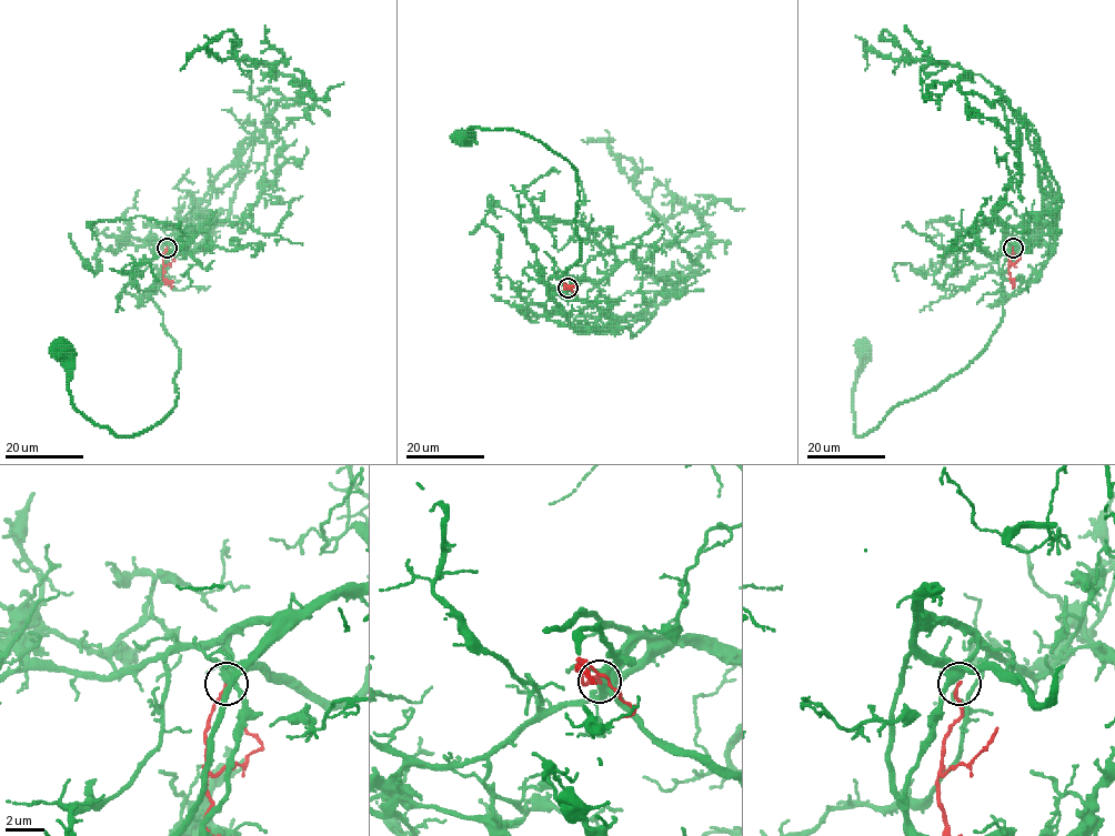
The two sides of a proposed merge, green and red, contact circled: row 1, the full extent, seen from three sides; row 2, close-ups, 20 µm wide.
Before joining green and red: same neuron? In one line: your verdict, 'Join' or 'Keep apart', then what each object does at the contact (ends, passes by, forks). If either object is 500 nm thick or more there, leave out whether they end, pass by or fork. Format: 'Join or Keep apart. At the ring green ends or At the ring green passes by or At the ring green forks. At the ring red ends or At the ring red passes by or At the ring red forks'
Keep apart. At the ring green forks. At the ring red ends

